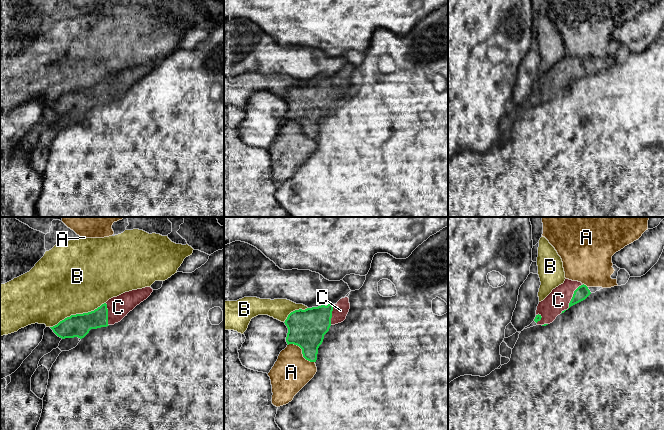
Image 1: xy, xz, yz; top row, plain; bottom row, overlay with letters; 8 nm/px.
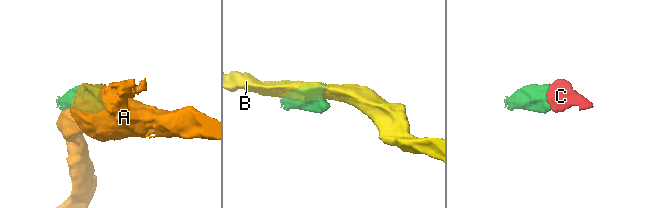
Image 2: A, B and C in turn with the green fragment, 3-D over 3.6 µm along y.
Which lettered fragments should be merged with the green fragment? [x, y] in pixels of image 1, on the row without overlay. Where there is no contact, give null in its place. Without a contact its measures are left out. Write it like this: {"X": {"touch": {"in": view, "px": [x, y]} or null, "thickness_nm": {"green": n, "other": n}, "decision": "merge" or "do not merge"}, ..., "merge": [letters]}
{"A": {"touch": {"in": "xz", "px": [302, 128]}, "thickness_nm": {"green": 300, "other": 300}, "decision": "do not merge"}, "B": {"touch": {"in": "xy", "px": [77, 90]}, "thickness_nm": {"green": 190, "other": 500}, "decision": "do not merge"}, "C": {"touch": {"in": "yz", "px": [571, 75]}, "thickness_nm": {"green": 110, "other": 180}, "decision": "merge"}, "merge": ["C"]}

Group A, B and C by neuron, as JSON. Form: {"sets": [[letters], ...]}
{"sets": [["A"], ["B"], ["C"]]}

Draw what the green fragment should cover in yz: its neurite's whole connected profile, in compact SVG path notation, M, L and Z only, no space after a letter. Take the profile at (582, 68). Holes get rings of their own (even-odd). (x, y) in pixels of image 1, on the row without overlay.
M565 55L564 59L552 66L536 86L534 97L546 102L571 82L585 76L591 70L588 63L581 58Z

